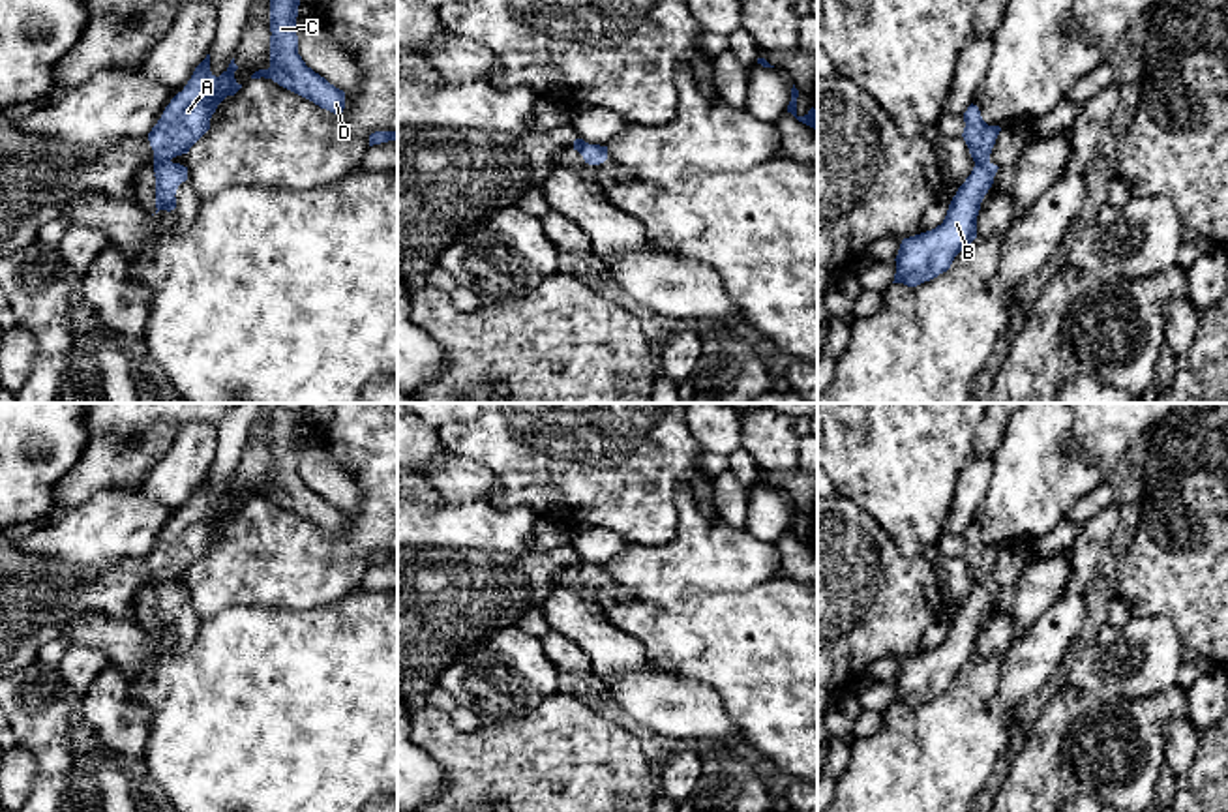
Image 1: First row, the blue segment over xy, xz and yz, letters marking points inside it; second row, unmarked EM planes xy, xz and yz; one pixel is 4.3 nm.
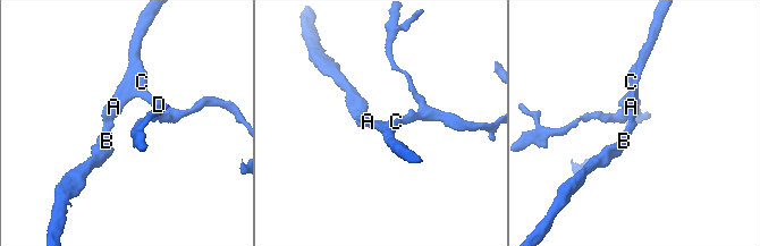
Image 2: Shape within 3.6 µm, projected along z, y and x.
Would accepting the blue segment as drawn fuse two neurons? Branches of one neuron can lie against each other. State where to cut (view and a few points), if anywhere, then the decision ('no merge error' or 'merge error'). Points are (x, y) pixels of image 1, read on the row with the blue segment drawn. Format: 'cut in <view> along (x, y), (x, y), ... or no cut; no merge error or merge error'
no cut; no merge error

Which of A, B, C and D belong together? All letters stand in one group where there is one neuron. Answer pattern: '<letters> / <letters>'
A B C D

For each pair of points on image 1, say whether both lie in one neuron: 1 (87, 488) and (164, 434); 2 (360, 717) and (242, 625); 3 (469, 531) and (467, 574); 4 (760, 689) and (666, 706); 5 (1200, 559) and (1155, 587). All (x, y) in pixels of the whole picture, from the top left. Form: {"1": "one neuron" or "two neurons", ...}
{"1": "one neuron", "2": "one neuron", "3": "two neurons", "4": "two neurons", "5": "one neuron"}

